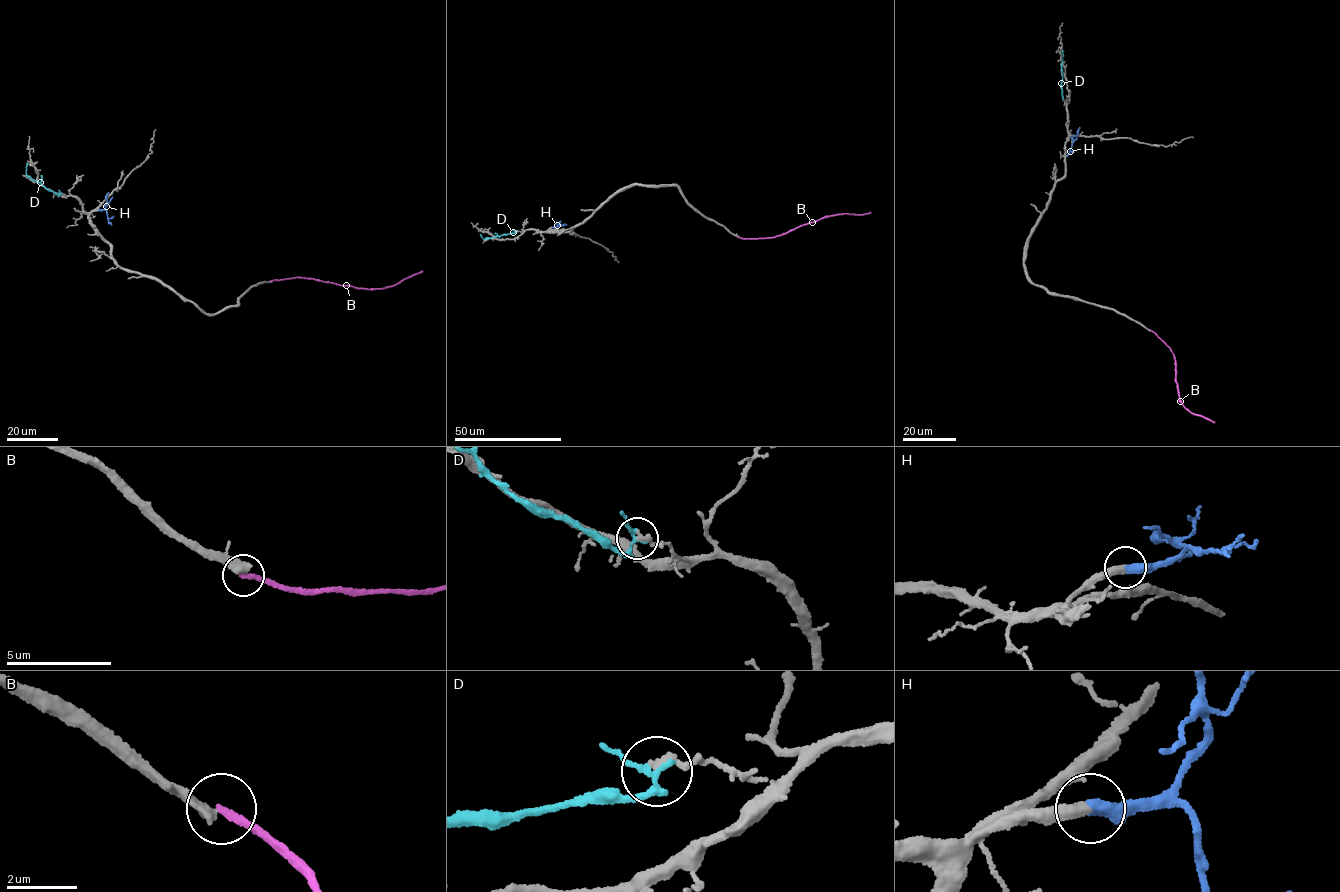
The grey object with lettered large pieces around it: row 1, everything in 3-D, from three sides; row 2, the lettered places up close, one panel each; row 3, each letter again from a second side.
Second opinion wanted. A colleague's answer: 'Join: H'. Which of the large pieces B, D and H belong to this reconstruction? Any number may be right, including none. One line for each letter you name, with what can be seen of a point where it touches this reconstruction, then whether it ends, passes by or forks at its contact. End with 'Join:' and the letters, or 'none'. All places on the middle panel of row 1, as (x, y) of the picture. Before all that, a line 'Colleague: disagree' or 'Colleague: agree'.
Colleague: agree
H: Touches grey at (553, 227). It ends there
Join: H

